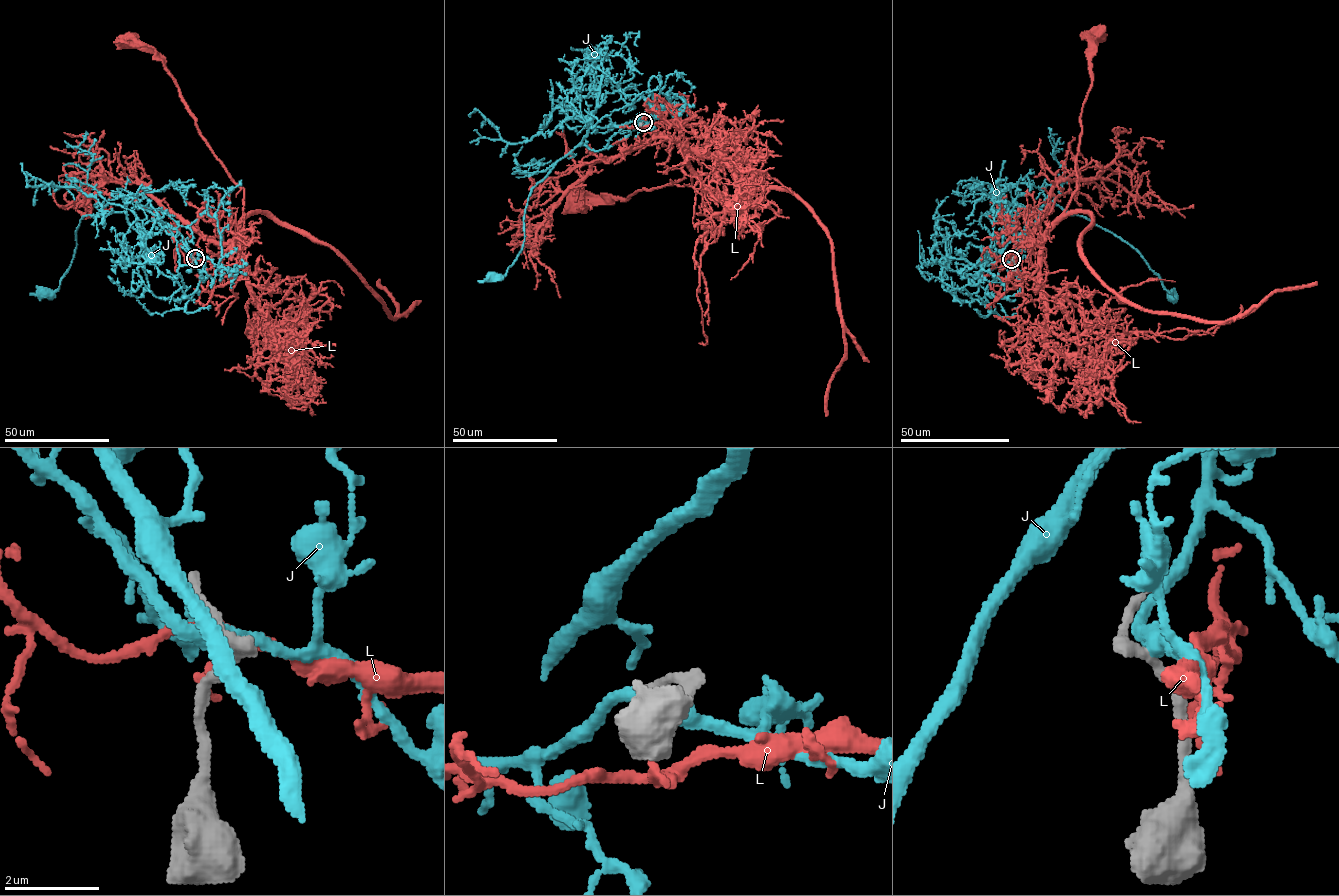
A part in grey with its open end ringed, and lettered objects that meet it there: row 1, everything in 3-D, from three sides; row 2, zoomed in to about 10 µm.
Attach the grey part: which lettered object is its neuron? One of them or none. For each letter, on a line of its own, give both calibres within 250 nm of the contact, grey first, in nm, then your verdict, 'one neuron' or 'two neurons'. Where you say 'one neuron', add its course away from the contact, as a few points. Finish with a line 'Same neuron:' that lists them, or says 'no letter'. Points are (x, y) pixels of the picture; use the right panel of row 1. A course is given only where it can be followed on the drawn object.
J: 280/380 nm | two neurons
L: 240/140 nm | two neurons
Same neuron: no letter

